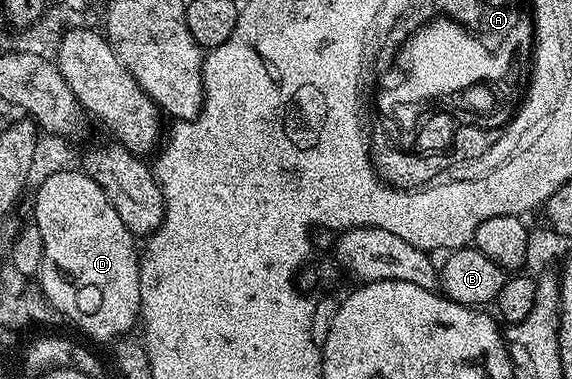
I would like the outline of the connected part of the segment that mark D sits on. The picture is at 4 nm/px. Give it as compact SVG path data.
M80 169L71 171L56 172L53 176L47 176L40 179L37 195L33 198L33 218L32 221L37 226L39 233L42 237L42 258L40 260L39 271L39 285L45 299L56 308L58 315L70 318L79 329L85 334L90 334L97 342L109 342L128 335L129 330L134 325L135 327L139 322L139 315L141 312L141 259L139 257L138 247L133 247L135 243L134 234L128 230L127 225L123 224L123 220L120 219L119 213L112 207L110 200L104 195L103 188L99 186L91 178L91 176L85 174Z

